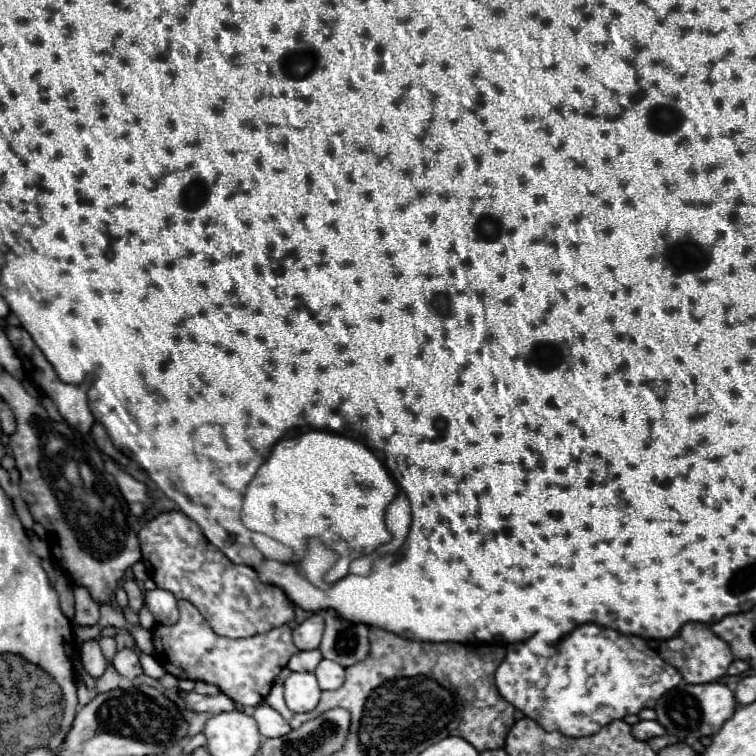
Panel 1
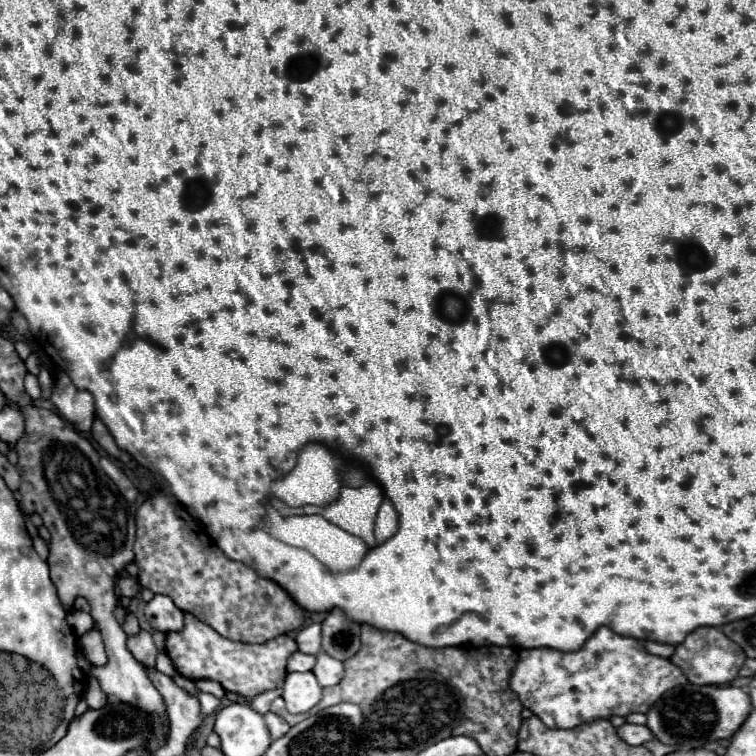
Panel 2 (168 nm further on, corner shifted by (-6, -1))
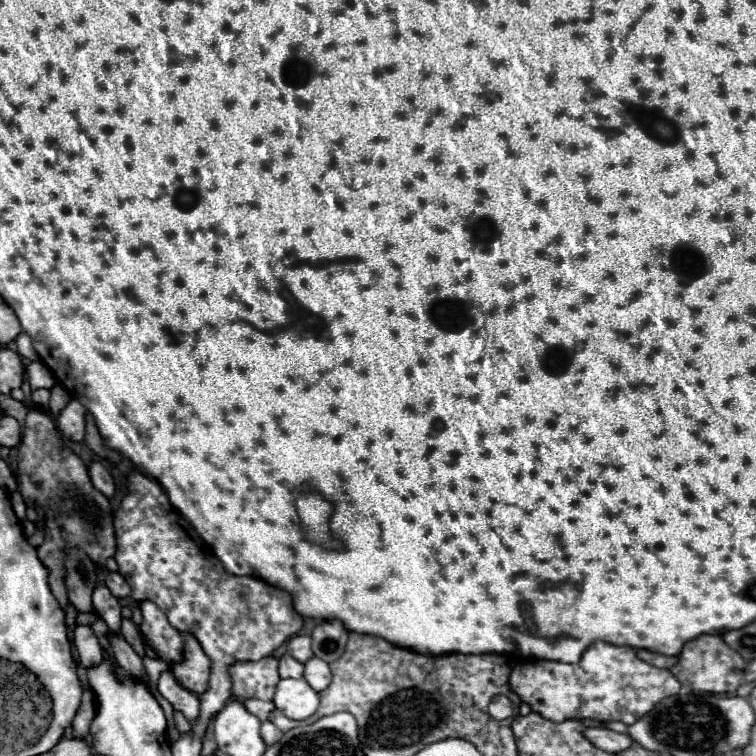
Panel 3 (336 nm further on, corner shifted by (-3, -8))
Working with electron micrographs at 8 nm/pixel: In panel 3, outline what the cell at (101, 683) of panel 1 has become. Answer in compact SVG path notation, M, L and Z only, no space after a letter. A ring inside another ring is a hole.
M86 690L84 696L82 696L82 706L72 722L72 732L74 732L74 738L86 738L88 736L88 730L90 730L90 724L96 716L96 696Z

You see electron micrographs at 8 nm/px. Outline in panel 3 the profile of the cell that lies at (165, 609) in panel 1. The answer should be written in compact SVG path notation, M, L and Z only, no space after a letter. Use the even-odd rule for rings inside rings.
M140 602L142 624L140 632L146 646L156 652L156 656L166 664L176 664L182 660L182 634L170 626L166 614L152 602Z

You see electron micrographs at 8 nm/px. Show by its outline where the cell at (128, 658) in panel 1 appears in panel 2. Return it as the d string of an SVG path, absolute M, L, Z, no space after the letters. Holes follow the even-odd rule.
M141 631L135 637L127 639L127 649L129 653L145 667L145 669L153 669L155 667L155 655L157 655L157 647L153 643L153 637L149 631Z

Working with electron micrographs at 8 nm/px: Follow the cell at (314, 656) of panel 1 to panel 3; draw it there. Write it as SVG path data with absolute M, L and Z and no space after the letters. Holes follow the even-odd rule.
M284 654L278 660L278 672L282 678L302 678L304 664L298 662L296 658L292 658L290 654Z

